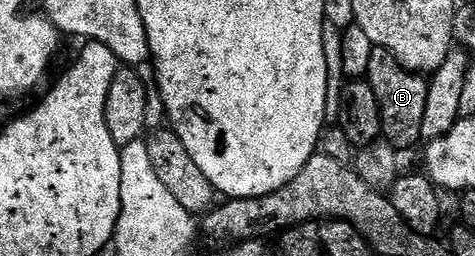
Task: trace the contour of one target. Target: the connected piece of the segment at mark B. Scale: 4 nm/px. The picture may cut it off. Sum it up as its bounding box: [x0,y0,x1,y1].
[366,48,428,151]

